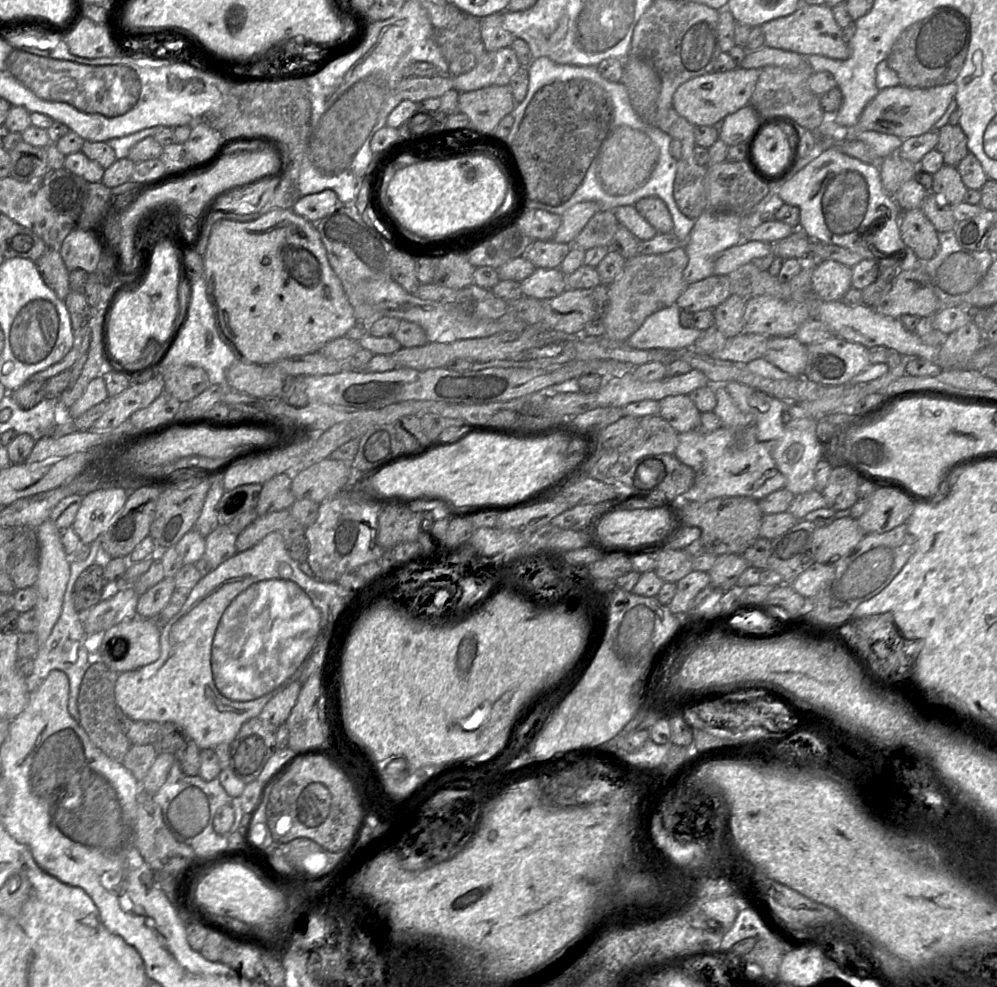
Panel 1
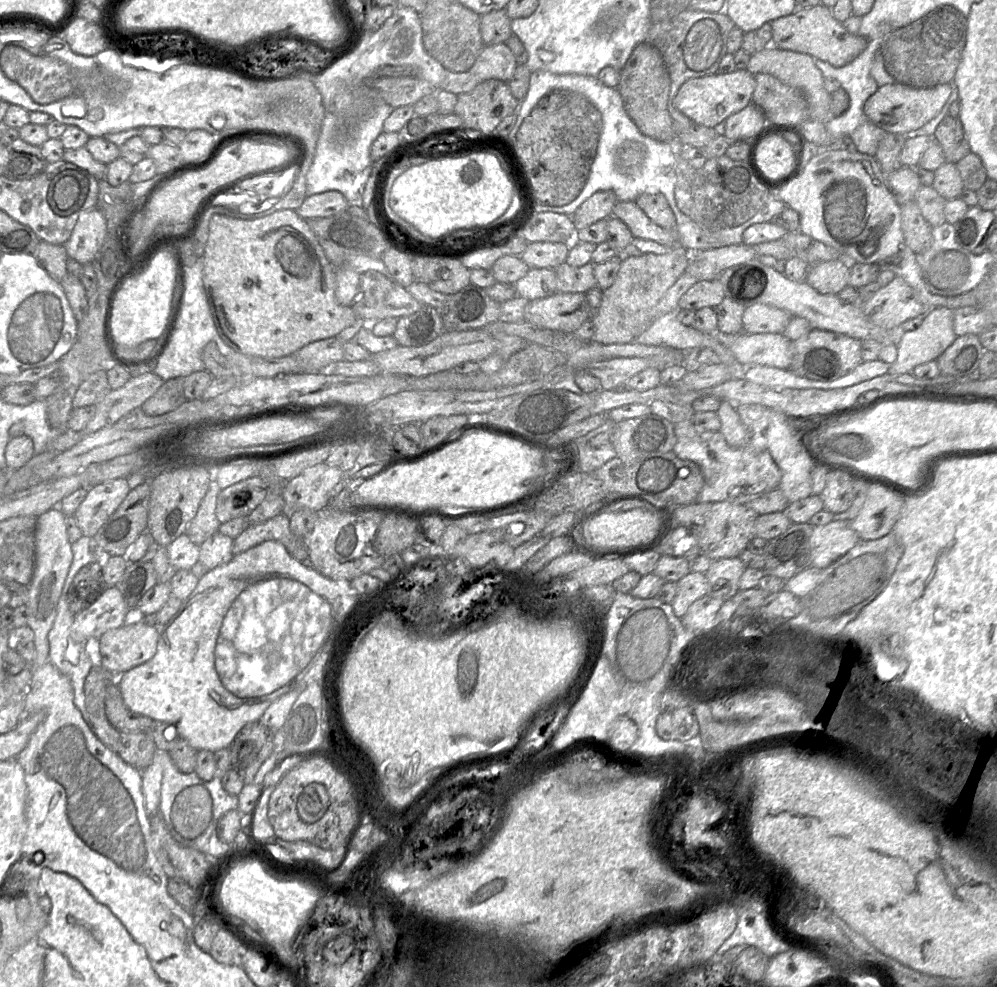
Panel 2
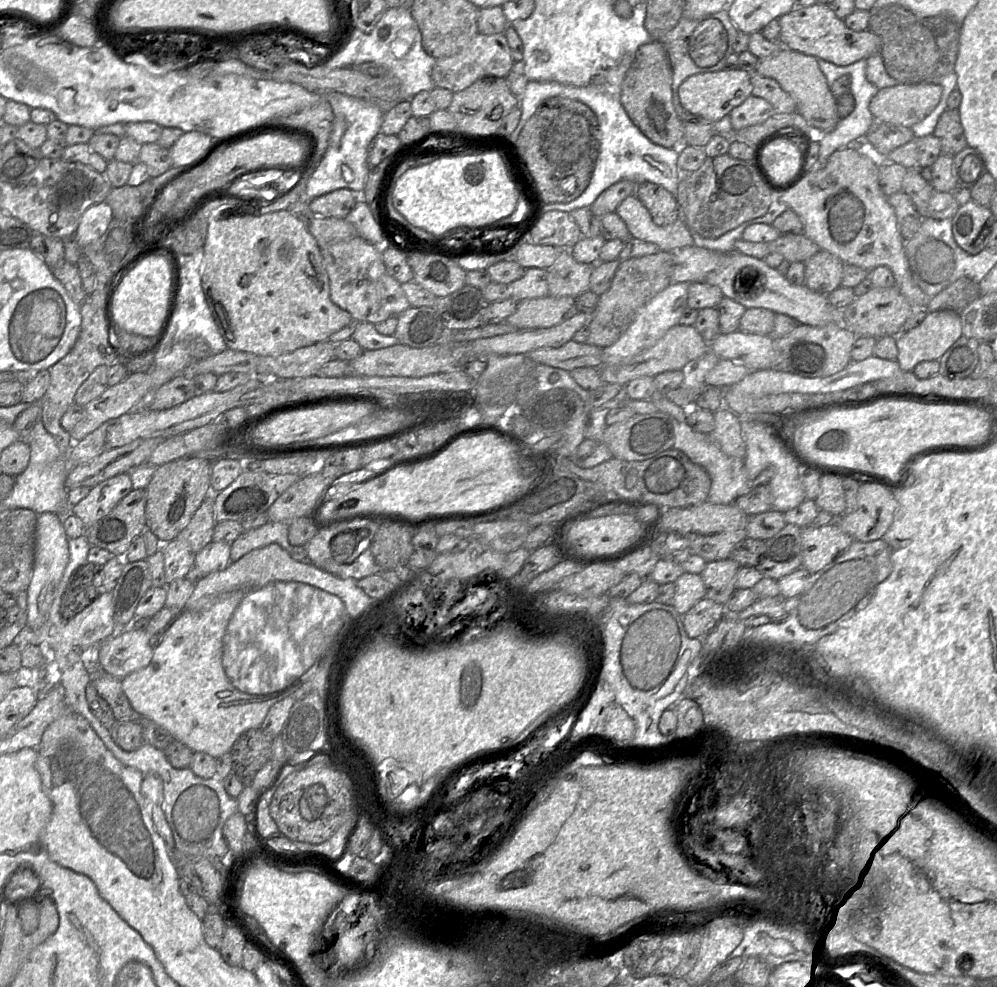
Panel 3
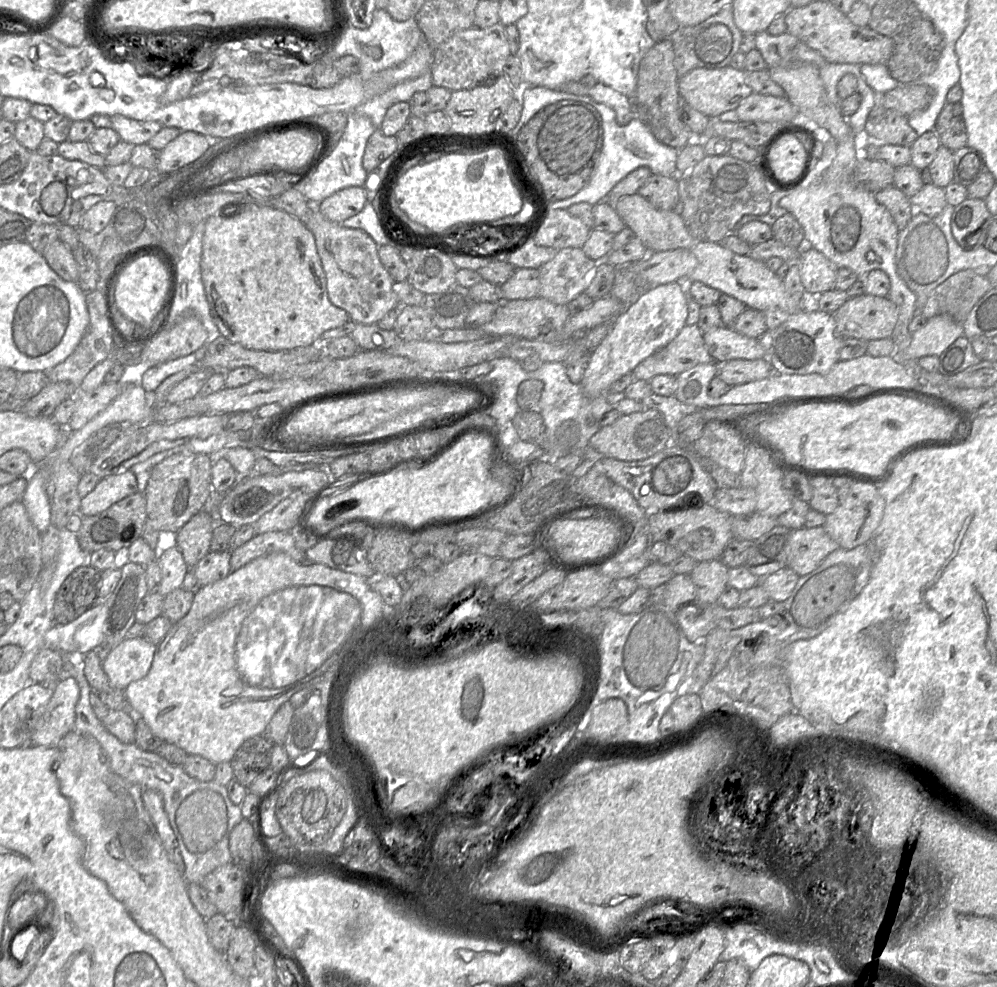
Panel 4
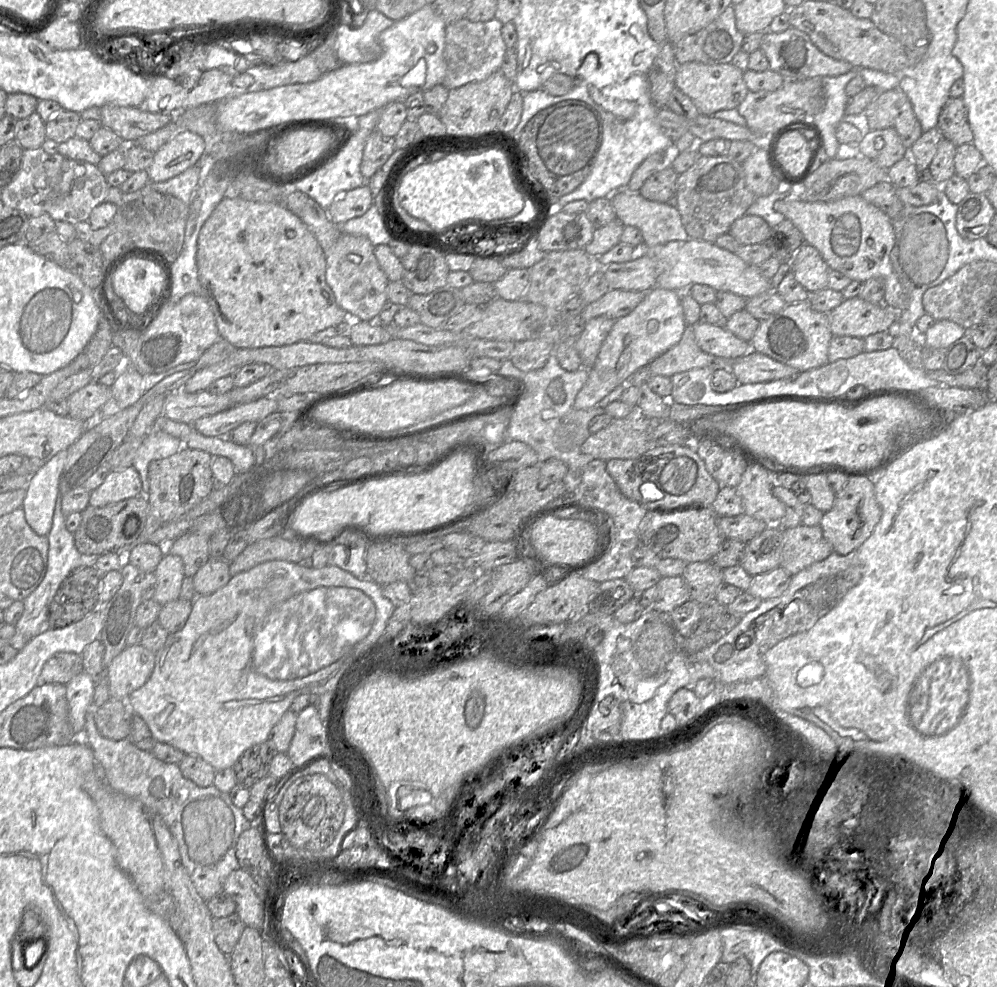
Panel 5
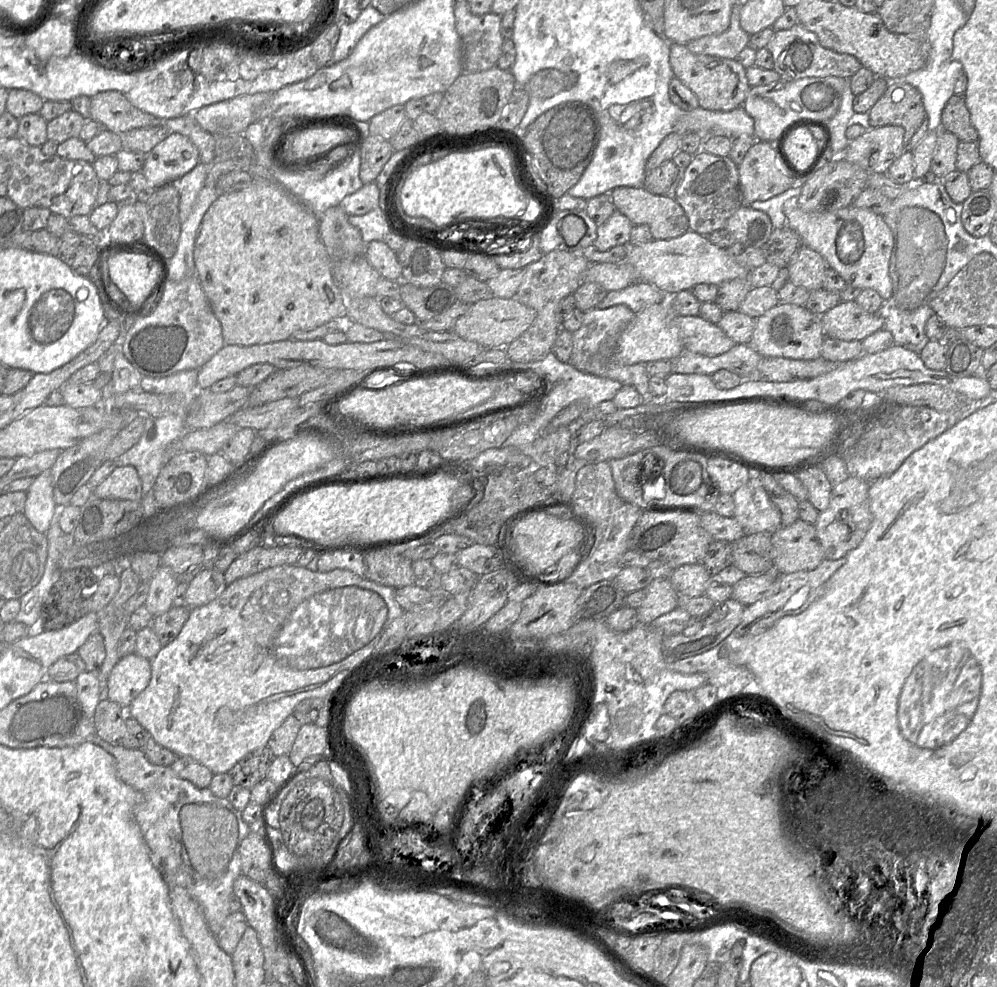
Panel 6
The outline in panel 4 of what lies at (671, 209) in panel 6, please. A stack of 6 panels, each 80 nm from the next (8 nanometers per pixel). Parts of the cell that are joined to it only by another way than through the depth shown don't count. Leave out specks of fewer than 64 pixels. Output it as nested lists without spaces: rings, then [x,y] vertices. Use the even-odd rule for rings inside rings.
[[[638,193],[621,197],[614,202],[613,206],[625,226],[634,232],[636,238],[649,252],[690,248],[695,242],[688,232],[681,215],[674,210],[660,210],[655,208]]]

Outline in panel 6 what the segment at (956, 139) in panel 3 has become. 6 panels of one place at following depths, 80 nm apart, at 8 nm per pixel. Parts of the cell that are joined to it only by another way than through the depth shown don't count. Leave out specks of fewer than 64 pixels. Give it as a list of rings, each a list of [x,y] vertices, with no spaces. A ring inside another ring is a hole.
[[[952,95],[942,111],[941,128],[954,134],[959,141],[977,142],[978,134],[971,123],[963,95]]]

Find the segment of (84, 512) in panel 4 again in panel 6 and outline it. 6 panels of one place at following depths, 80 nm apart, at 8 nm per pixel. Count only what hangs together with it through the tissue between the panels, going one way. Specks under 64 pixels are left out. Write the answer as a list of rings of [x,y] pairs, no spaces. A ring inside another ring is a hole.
[[[119,464],[93,489],[93,494],[103,499],[141,501],[141,479],[135,467],[129,464]]]

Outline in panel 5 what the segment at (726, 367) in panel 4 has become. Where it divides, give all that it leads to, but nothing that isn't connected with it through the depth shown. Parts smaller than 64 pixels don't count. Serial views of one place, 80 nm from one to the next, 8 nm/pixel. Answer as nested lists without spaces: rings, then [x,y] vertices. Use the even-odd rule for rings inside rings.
[[[750,350],[745,356],[736,358],[731,372],[739,384],[790,379],[800,373],[795,368],[754,350]]]

